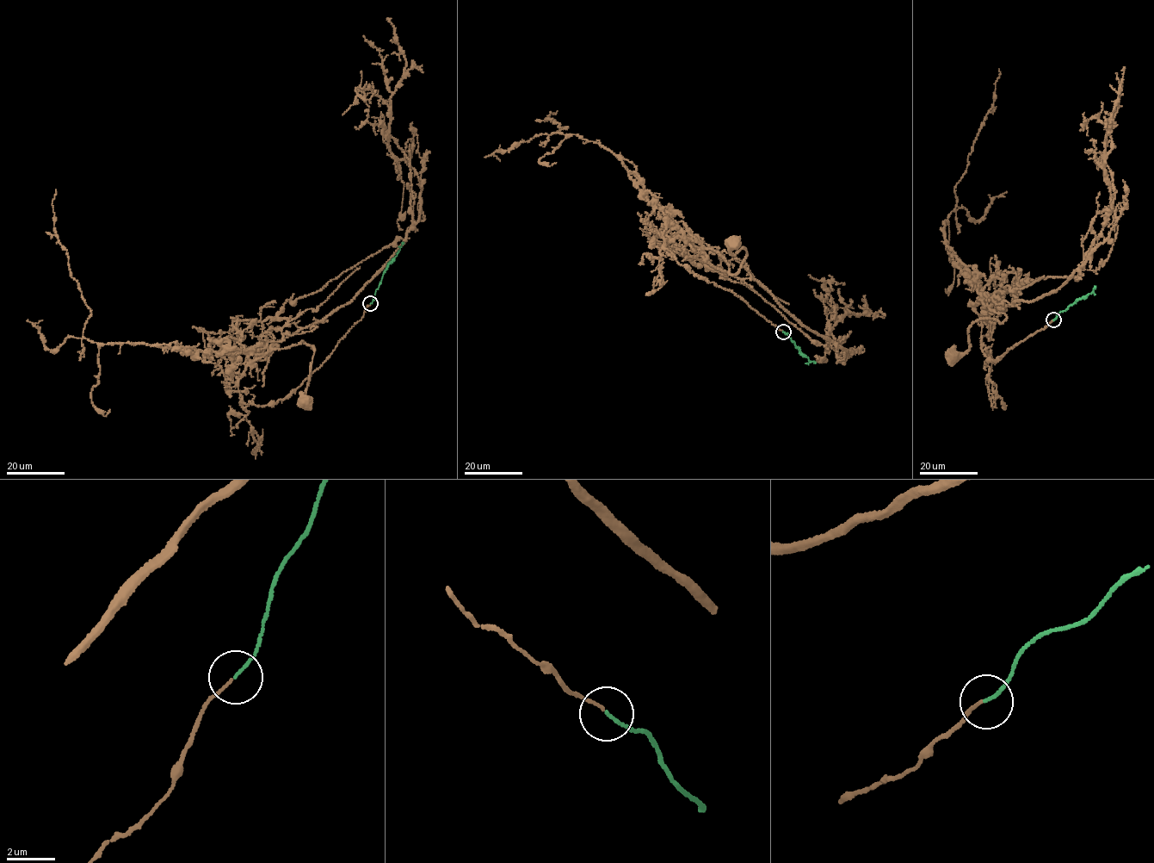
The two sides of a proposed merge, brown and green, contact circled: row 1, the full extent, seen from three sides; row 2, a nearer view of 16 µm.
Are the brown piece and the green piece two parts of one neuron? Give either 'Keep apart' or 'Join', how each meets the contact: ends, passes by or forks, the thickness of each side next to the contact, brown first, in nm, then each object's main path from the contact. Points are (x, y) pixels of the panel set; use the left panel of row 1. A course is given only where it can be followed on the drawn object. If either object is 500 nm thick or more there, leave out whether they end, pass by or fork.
Join. At the ring brown ends. At the ring green ends. Thickness 100 nm (brown) against 110 nm. Course of brown: (370, 303), (284, 399), (244, 403), (238, 379), (254, 360), (301, 341), (313, 346), (307, 400). Course of green: (371, 304), (383, 271), (397, 255), (403, 243)

